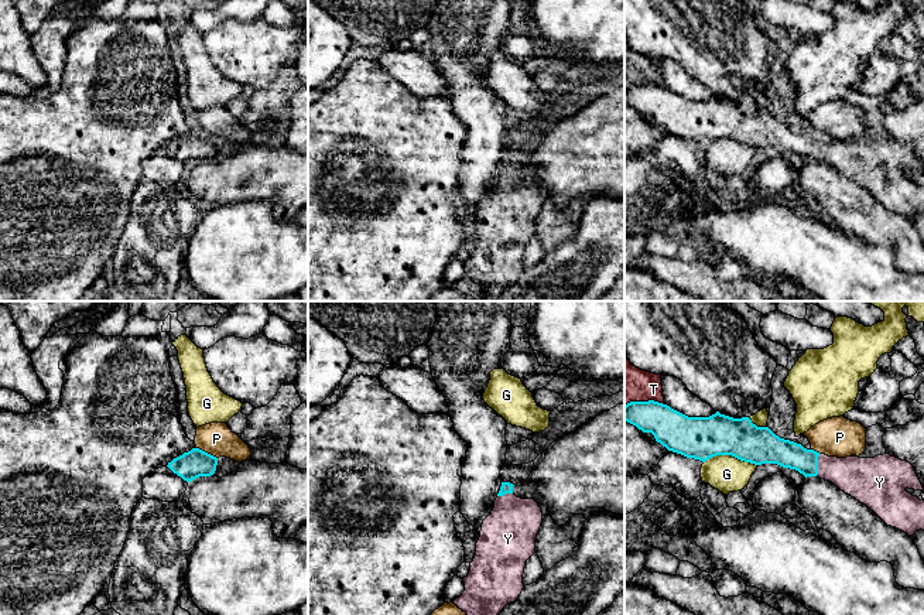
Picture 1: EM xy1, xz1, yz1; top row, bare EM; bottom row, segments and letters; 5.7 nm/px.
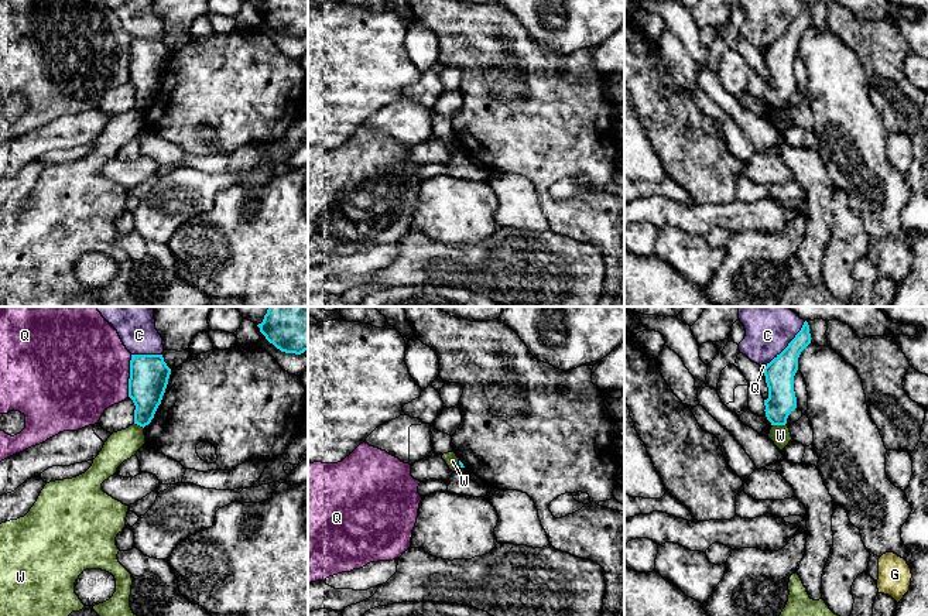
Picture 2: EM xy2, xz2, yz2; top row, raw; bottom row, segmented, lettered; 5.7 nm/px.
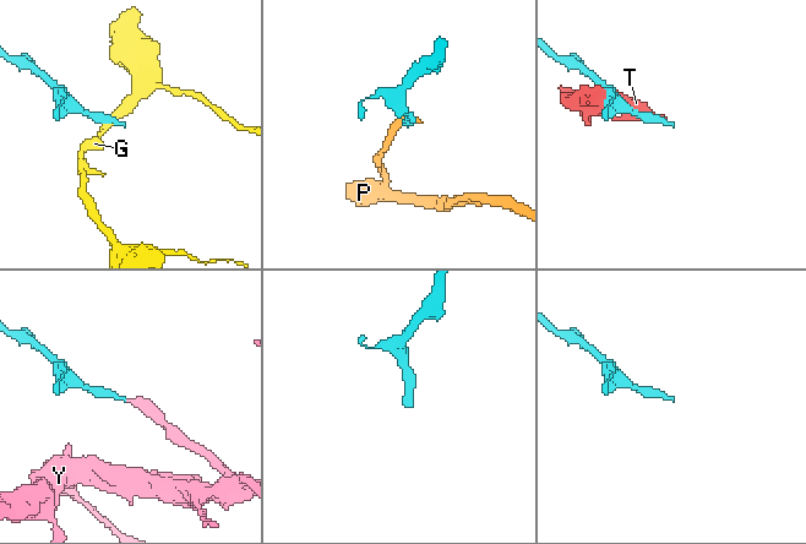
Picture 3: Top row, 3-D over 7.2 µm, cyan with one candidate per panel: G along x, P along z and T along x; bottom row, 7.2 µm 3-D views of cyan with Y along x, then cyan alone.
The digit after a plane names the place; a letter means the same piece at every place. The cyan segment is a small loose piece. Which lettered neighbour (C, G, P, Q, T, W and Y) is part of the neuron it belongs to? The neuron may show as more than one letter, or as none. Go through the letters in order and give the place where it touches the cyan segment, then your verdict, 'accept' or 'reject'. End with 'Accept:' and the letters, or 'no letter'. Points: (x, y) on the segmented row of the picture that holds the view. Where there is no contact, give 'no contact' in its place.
C: yz2 (788, 344) | reject
G: yz1 (731, 454) | reject
P: xy1 (206, 453) | reject
Q: xy2 (130, 376) | reject
T: yz1 (644, 402) | reject
W: yz2 (778, 424) | reject
Y: yz1 (817, 465) | accept
Accept: Y

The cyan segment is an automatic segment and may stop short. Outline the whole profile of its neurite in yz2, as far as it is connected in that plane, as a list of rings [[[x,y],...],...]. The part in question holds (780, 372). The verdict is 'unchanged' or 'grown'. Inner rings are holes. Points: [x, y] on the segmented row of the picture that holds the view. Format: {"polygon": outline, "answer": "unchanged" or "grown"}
{"polygon": [[[805,321],[788,346],[763,369],[768,387],[764,411],[771,425],[785,425],[788,415],[797,408],[794,376],[798,370],[798,357],[809,343],[809,325]]], "answer": "unchanged"}

